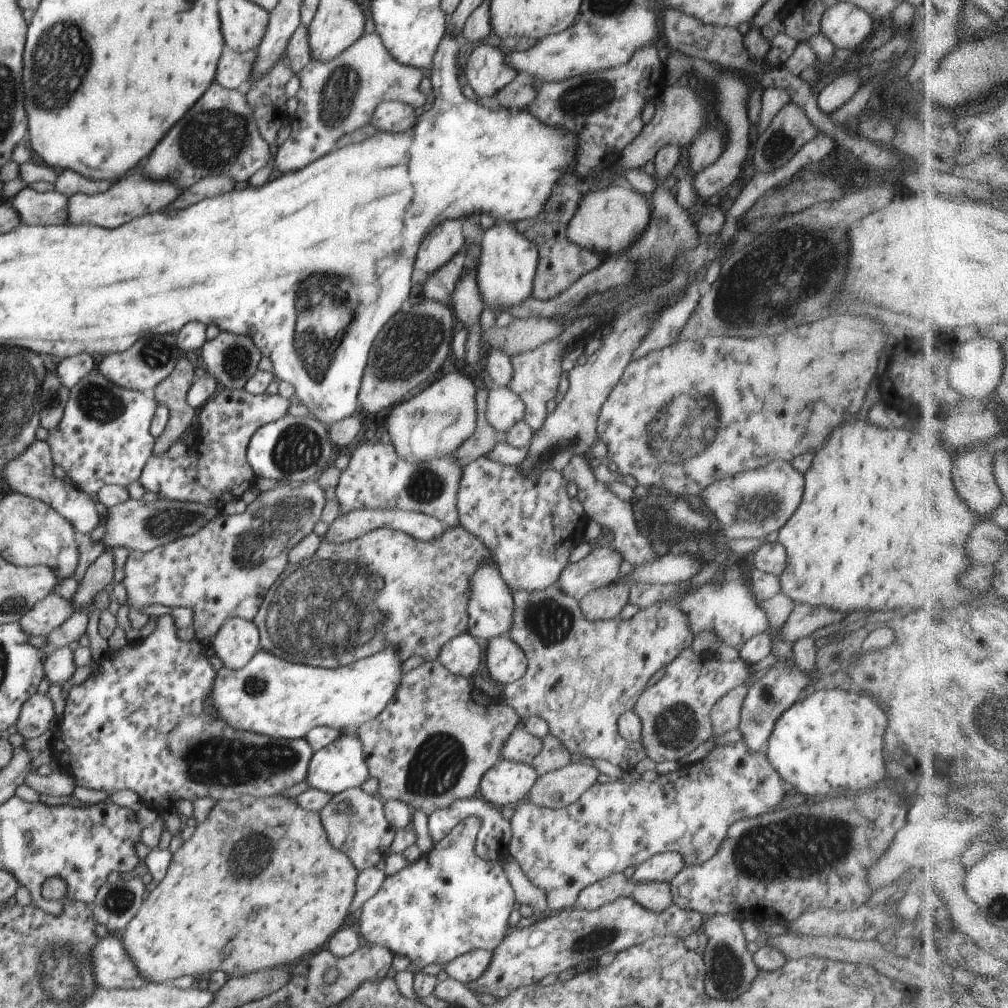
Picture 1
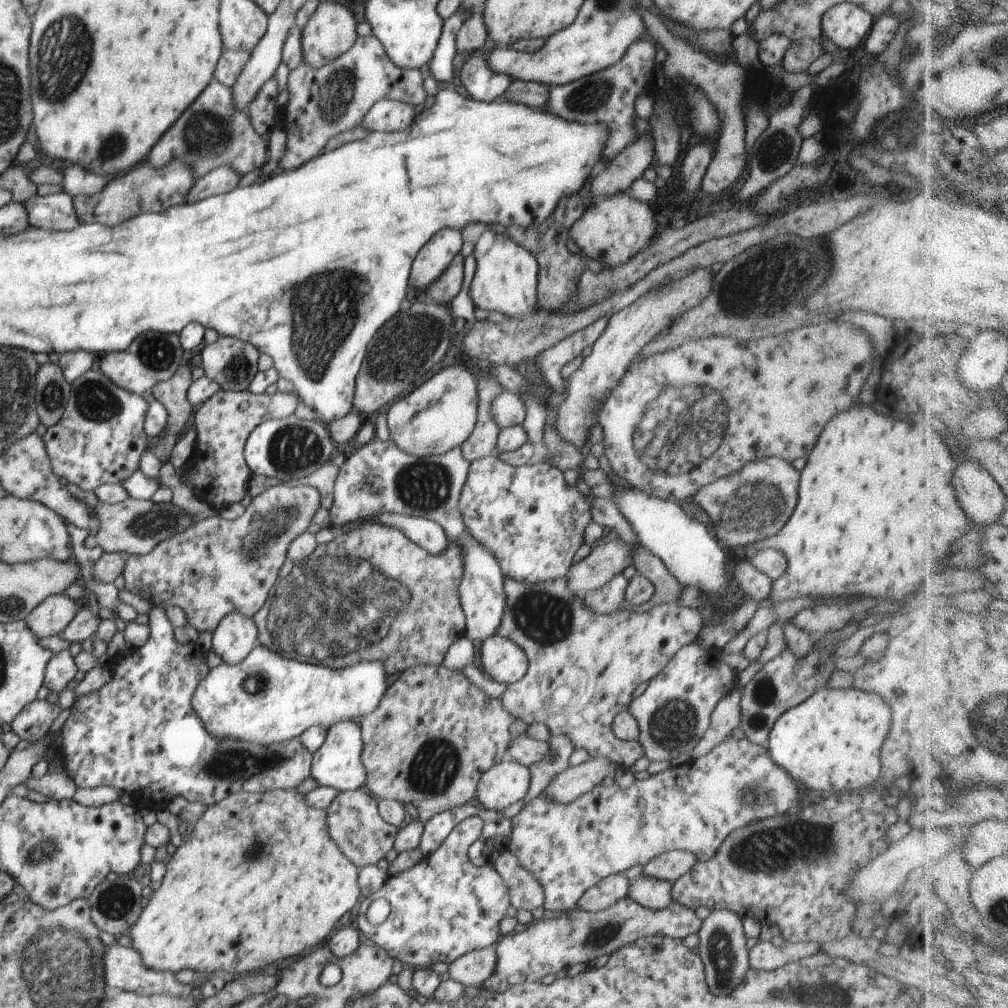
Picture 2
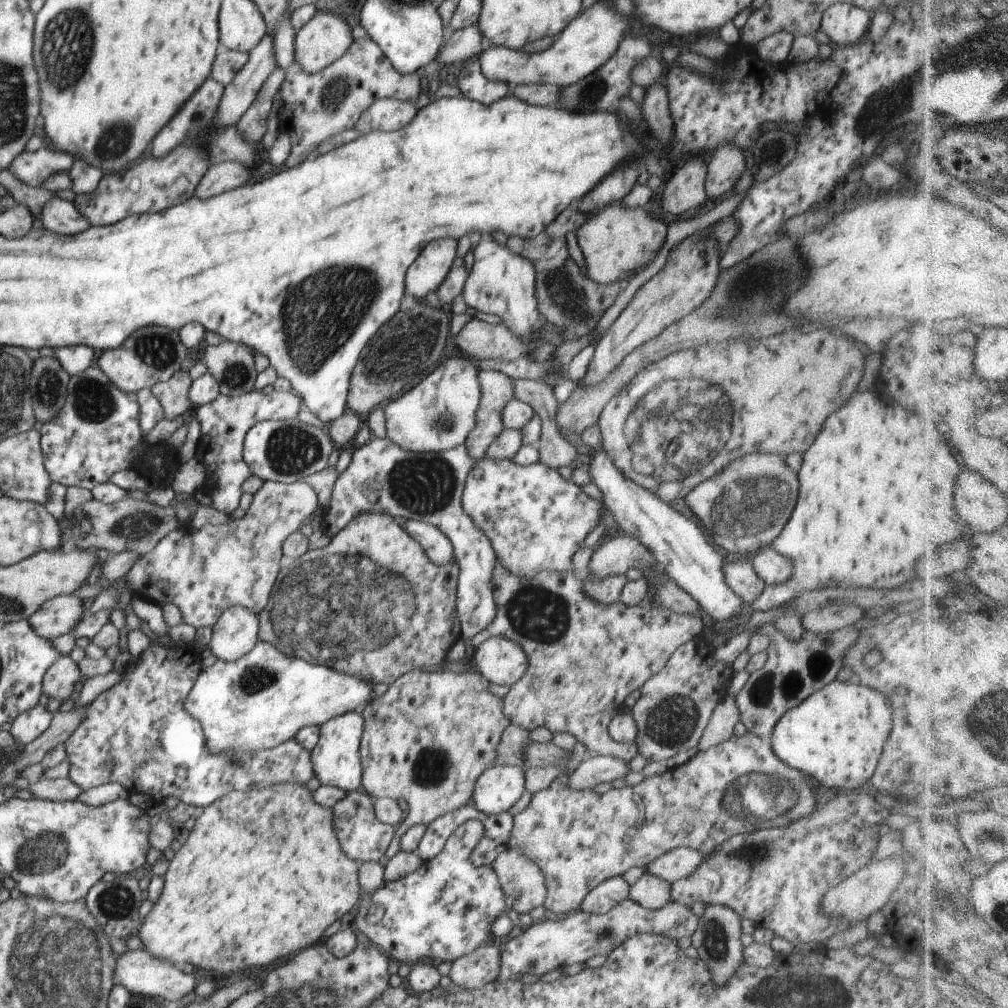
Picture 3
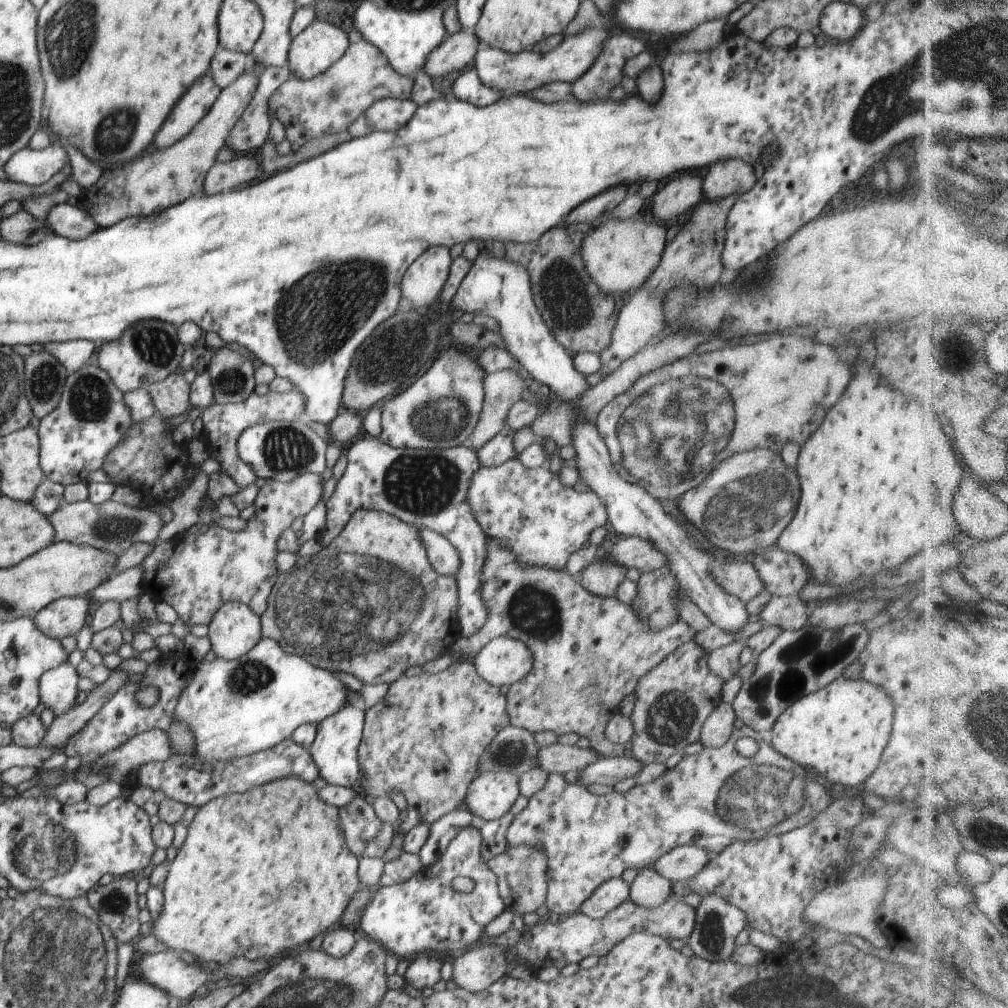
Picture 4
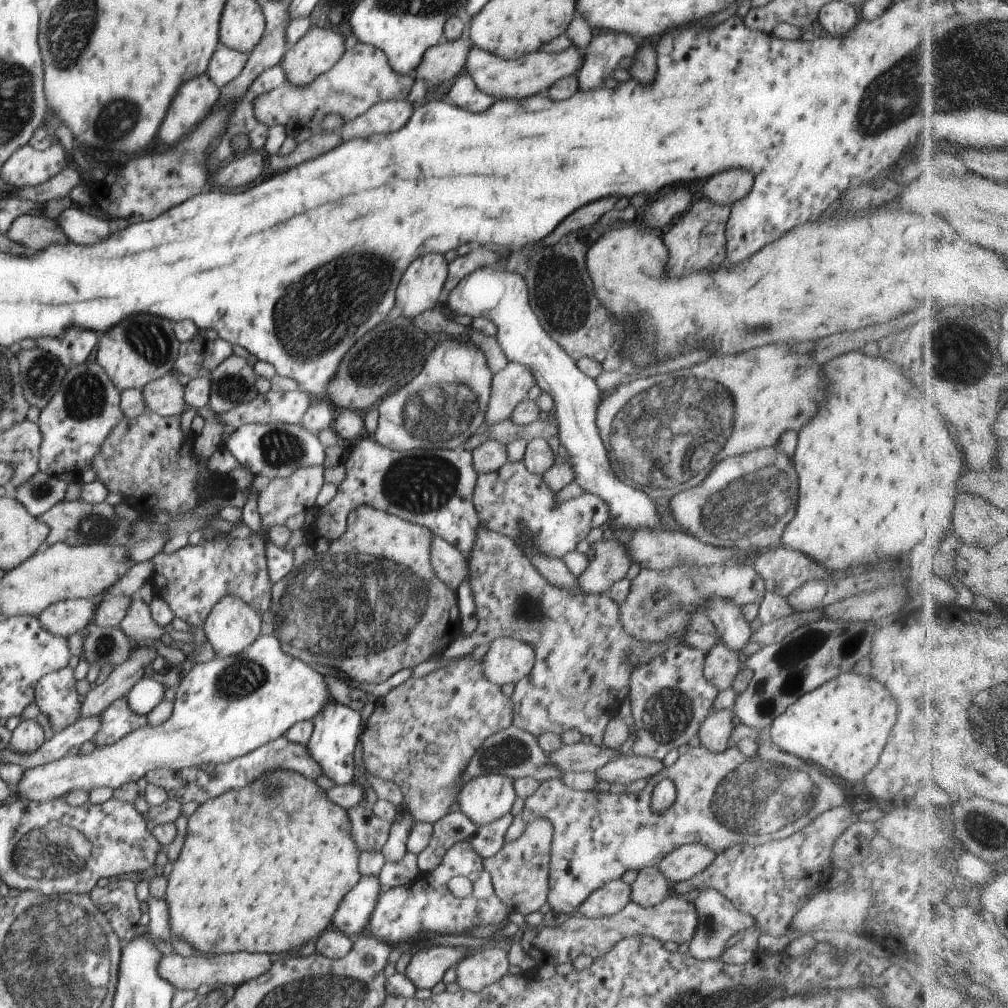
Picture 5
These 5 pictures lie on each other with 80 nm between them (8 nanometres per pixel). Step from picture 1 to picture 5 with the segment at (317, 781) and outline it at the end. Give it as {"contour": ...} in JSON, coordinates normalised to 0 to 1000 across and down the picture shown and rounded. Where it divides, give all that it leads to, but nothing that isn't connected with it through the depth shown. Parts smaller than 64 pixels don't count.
{"contour":[[[329,693],[318,709],[312,710],[310,715],[312,724],[310,732],[306,736],[305,744],[308,750],[319,762],[319,768],[323,769],[333,779],[347,778],[353,775],[353,760],[351,759],[351,746],[353,738],[357,734],[360,718],[357,705],[343,699],[336,698]]]}

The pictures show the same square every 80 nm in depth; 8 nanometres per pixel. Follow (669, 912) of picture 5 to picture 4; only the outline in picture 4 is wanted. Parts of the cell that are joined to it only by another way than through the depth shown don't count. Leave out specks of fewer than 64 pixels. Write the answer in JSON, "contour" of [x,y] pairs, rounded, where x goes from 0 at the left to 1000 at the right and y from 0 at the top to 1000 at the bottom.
{"contour":[[[669,887],[657,899],[647,902],[634,899],[627,893],[621,893],[595,912],[587,912],[575,905],[568,906],[558,915],[554,913],[551,917],[543,910],[538,911],[530,920],[530,929],[526,929],[526,933],[521,933],[518,929],[510,938],[501,939],[500,948],[506,962],[516,958],[525,962],[529,958],[535,961],[536,956],[538,961],[550,958],[556,960],[566,955],[575,955],[584,948],[600,948],[611,939],[611,937],[630,926],[652,928],[664,935],[667,932],[678,933],[683,937],[688,921],[689,902]]]}

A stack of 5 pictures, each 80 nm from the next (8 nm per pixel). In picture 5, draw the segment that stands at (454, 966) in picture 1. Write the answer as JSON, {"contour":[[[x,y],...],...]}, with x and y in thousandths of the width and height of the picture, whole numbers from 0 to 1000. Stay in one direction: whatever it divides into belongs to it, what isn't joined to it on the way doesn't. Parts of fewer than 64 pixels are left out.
{"contour":[[[484,938],[472,946],[456,949],[451,959],[452,974],[456,981],[474,985],[505,965],[505,959],[504,946]]]}

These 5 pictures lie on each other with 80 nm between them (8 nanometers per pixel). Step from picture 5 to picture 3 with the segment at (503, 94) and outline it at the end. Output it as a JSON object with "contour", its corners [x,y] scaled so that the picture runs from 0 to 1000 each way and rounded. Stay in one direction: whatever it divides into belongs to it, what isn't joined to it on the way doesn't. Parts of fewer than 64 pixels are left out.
{"contour":[[[591,1],[591,3],[574,15],[552,36],[549,46],[535,53],[523,53],[520,50],[513,51],[502,48],[486,46],[482,50],[477,50],[473,59],[476,63],[478,73],[487,80],[496,80],[502,82],[506,87],[512,87],[516,84],[527,83],[547,83],[555,86],[563,86],[588,71],[595,70],[601,65],[604,58],[612,51],[616,38],[623,30],[623,22],[611,12],[605,9],[605,6]]]}

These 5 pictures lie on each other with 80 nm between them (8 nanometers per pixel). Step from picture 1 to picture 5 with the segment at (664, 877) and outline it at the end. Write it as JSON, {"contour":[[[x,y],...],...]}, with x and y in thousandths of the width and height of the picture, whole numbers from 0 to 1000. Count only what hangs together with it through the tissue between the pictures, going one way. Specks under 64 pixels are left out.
{"contour":[[[686,836],[665,845],[653,855],[652,860],[667,878],[673,875],[677,877],[700,863],[710,849],[708,844],[696,836]]]}

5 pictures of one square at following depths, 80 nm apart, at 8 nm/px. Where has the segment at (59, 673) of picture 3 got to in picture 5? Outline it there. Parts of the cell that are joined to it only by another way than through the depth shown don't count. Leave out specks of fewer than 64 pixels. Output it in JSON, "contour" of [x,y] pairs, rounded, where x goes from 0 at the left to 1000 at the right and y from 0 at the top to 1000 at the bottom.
{"contour":[[[62,663],[42,671],[35,683],[35,696],[56,726],[74,718],[79,710],[74,665]]]}

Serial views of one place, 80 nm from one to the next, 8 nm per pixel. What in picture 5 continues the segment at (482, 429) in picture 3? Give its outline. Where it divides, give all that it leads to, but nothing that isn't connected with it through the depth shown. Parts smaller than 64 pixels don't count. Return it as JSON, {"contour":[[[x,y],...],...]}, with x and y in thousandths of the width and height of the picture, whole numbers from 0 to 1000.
{"contour":[[[506,358],[499,367],[490,370],[477,426],[507,416],[510,405],[532,391],[532,382],[526,365],[520,361]]]}

